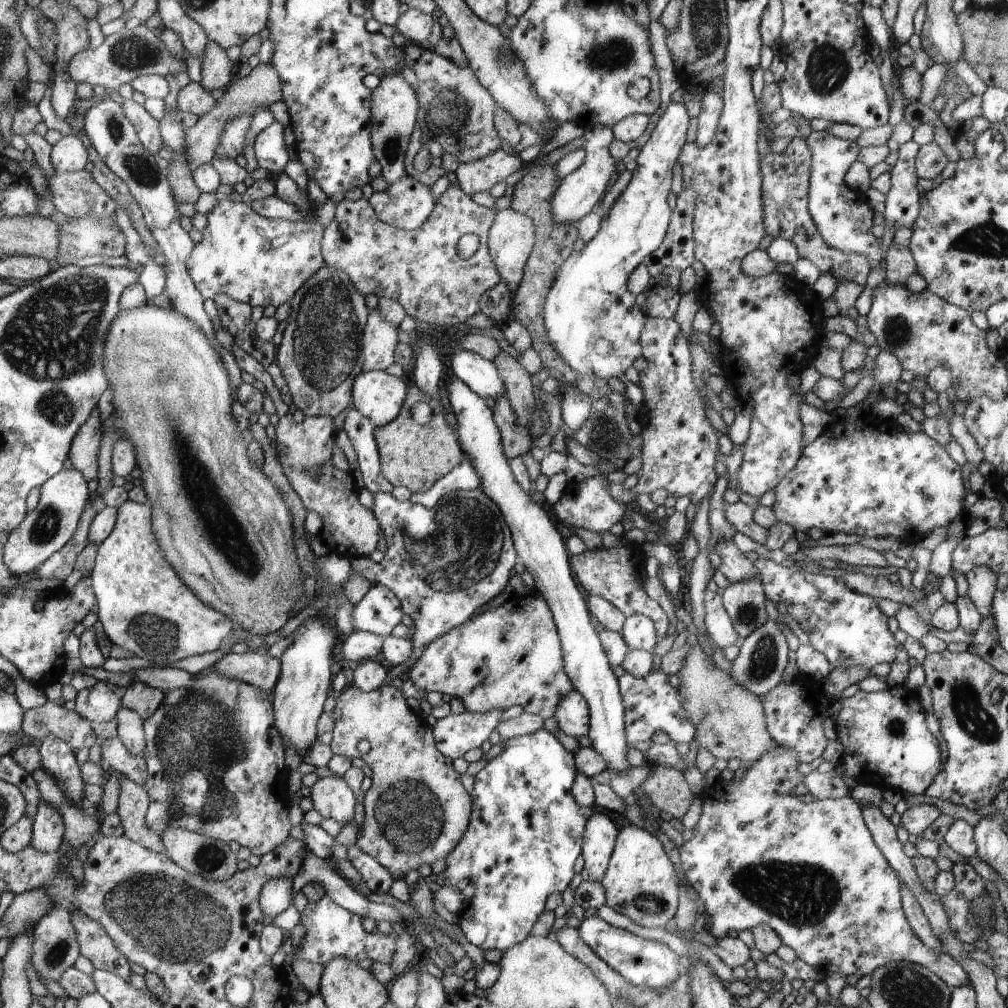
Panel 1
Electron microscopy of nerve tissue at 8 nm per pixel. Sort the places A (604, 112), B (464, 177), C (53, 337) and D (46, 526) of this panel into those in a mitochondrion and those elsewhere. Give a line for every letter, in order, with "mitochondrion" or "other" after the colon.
A: other
B: other
C: mitochondrion
D: mitochondrion

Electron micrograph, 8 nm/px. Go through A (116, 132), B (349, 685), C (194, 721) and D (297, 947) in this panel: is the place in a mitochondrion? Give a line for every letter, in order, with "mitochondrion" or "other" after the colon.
A: mitochondrion
B: other
C: mitochondrion
D: other

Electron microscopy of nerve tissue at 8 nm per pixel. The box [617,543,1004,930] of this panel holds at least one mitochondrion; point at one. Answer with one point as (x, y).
(975, 719)

